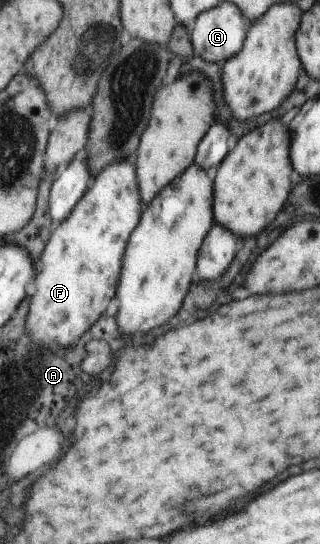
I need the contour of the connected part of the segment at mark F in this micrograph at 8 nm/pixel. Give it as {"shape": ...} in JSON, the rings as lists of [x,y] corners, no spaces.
{"shape":[[[121,160],[121,162],[113,162],[113,164],[109,164],[108,167],[103,168],[97,176],[95,176],[95,180],[93,182],[90,181],[90,184],[85,189],[85,192],[77,199],[75,206],[71,208],[71,212],[63,218],[63,220],[54,225],[53,229],[50,232],[50,236],[46,241],[45,248],[41,251],[40,257],[38,258],[38,273],[37,278],[34,280],[33,290],[30,292],[31,300],[29,302],[27,316],[25,317],[25,332],[27,332],[27,336],[31,338],[31,342],[35,342],[35,344],[39,344],[39,346],[45,346],[45,348],[49,348],[49,350],[59,350],[59,348],[67,348],[67,346],[71,346],[71,344],[75,344],[77,340],[79,340],[79,336],[81,334],[87,332],[87,328],[89,326],[93,326],[95,324],[95,320],[103,314],[103,310],[107,308],[107,304],[109,304],[109,300],[113,298],[113,292],[115,290],[115,284],[117,284],[117,276],[119,276],[119,264],[121,264],[121,256],[123,256],[123,248],[127,248],[125,246],[125,240],[127,240],[127,236],[129,236],[129,232],[133,231],[135,228],[135,224],[137,224],[137,218],[141,214],[139,214],[139,210],[143,212],[141,208],[141,198],[137,196],[140,192],[140,188],[135,188],[135,178],[136,170],[135,164],[130,163],[127,160]]]}

